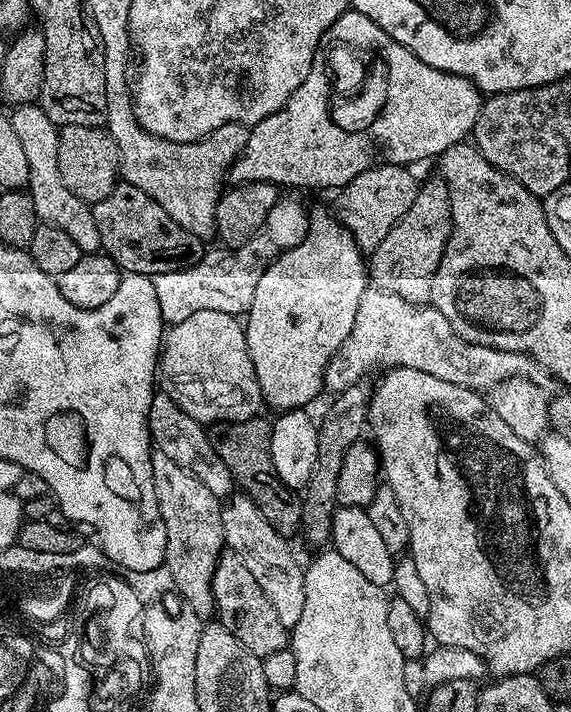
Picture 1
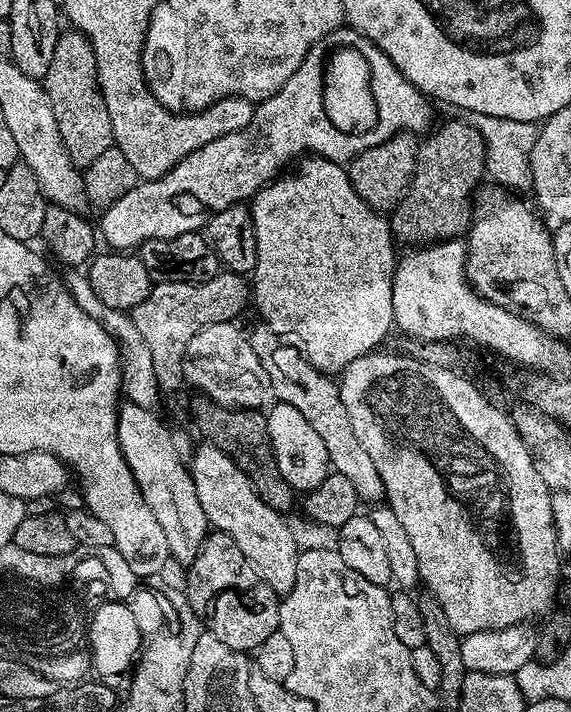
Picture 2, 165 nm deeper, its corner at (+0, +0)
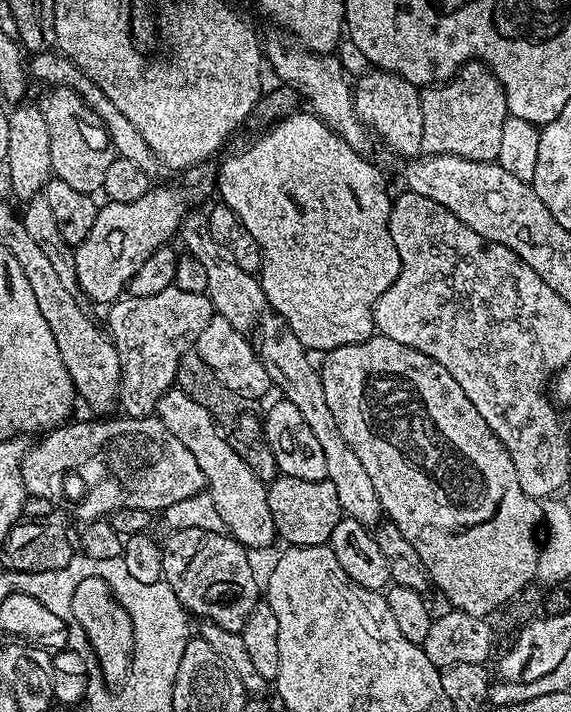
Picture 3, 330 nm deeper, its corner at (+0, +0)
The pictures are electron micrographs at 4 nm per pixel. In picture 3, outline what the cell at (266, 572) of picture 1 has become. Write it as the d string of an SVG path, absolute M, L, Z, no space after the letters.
M173 386L167 394L160 399L158 409L160 421L194 454L194 462L204 471L206 491L212 497L214 507L218 510L224 523L227 535L233 536L237 542L249 550L255 548L268 548L272 543L277 543L274 518L270 518L270 502L268 489L265 484L234 454L230 442L224 433L216 427L216 420L206 410L206 406L198 406L190 394Z

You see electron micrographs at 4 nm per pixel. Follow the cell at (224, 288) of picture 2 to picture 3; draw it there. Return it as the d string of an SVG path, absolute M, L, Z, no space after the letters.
M173 286L153 296L125 295L107 312L106 332L120 359L119 407L124 407L123 415L128 418L151 416L159 409L160 399L175 385L182 354L195 349L198 334L212 320L212 303L203 292L190 294Z

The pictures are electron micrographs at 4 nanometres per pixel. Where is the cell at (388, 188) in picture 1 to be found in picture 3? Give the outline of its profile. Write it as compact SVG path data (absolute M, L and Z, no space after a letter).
M368 70L368 73L360 81L355 81L352 101L356 107L356 117L371 129L375 135L377 132L384 139L386 147L393 148L400 155L400 158L411 158L421 155L422 106L420 105L420 93L421 89L417 85L406 82L406 78L402 78L398 74L381 72L379 70Z

